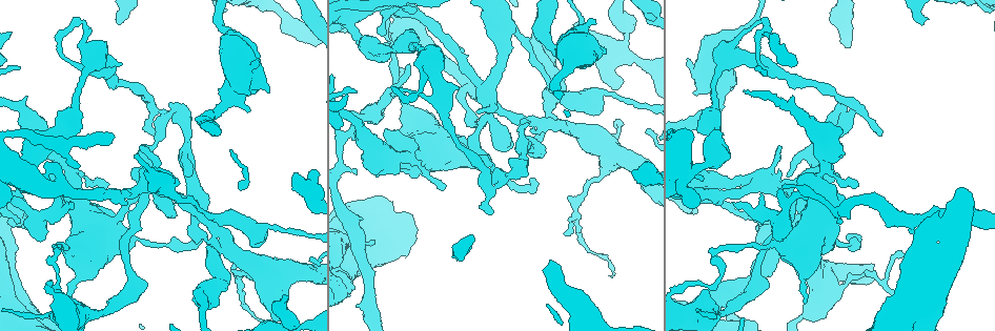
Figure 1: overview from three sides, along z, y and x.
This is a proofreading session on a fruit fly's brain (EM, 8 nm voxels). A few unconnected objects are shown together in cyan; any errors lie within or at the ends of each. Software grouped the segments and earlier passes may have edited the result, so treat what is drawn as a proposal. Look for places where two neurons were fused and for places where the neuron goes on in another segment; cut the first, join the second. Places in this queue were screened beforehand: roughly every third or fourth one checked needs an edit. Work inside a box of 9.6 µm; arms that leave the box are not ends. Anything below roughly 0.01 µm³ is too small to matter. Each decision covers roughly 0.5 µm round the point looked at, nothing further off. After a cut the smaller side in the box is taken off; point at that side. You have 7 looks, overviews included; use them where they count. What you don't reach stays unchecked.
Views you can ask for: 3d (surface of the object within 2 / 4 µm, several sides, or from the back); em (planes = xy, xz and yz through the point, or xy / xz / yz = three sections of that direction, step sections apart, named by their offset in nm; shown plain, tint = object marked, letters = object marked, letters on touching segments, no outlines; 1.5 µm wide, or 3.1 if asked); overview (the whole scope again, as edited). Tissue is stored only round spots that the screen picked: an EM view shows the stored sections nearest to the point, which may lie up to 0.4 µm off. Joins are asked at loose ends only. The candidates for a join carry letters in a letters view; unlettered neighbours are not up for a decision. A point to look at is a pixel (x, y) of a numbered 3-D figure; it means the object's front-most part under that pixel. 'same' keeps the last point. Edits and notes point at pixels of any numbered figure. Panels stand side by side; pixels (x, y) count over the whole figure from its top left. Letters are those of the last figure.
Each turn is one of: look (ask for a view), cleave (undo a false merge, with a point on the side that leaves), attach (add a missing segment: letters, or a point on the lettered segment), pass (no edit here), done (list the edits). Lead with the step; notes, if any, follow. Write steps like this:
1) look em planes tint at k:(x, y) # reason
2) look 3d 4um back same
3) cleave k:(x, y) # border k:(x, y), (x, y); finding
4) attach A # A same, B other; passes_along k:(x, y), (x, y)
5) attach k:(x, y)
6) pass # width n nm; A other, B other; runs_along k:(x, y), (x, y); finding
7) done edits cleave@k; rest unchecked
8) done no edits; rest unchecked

look em planes letters at 1:(806, 302) # free end

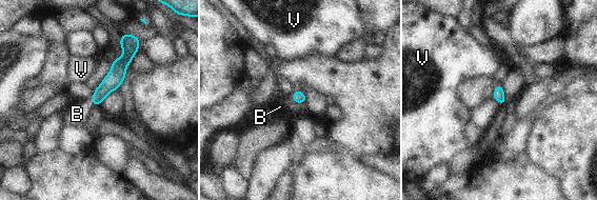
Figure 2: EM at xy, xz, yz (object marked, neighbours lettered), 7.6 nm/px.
attach B # B same, V other; passes_along 2:(115, 78), (92, 101), (77, 114); it goes on there

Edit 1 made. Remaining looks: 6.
look em planes tint at 1:(442, 188) # thin end

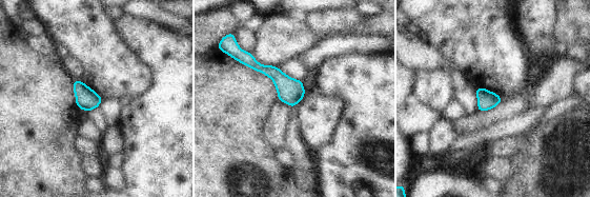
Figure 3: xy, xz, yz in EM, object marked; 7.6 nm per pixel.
look em planes letters same

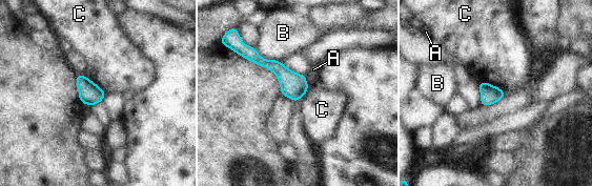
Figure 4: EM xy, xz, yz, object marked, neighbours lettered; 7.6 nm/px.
pass # A other, B other, C other; runs_along 4:(247, 54), (274, 65), (304, 89); none of them fits

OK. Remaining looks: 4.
look 3d 4um at 1:(911, 233) # thick end

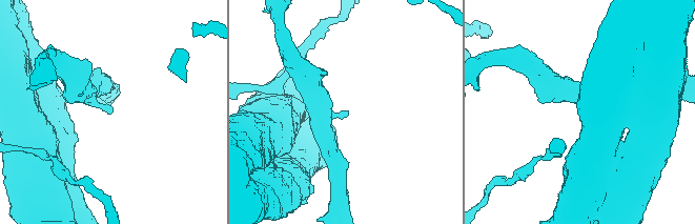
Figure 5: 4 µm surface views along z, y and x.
look em planes plain at 5:(345, 110) # now the EM

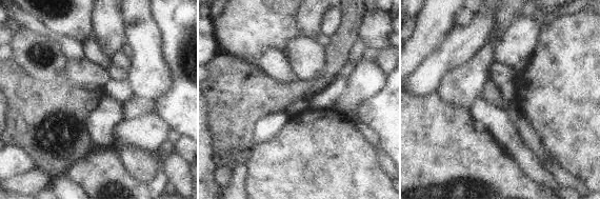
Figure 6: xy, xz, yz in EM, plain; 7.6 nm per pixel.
look em planes letters same # what lies round it

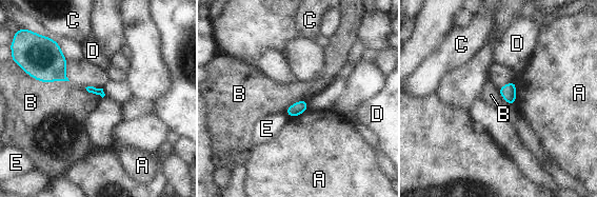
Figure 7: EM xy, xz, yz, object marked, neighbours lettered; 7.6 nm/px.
pass # A other, B other, C other, D other, E other; none of them fits

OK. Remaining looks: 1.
done edits attach@2; rest unchecked

